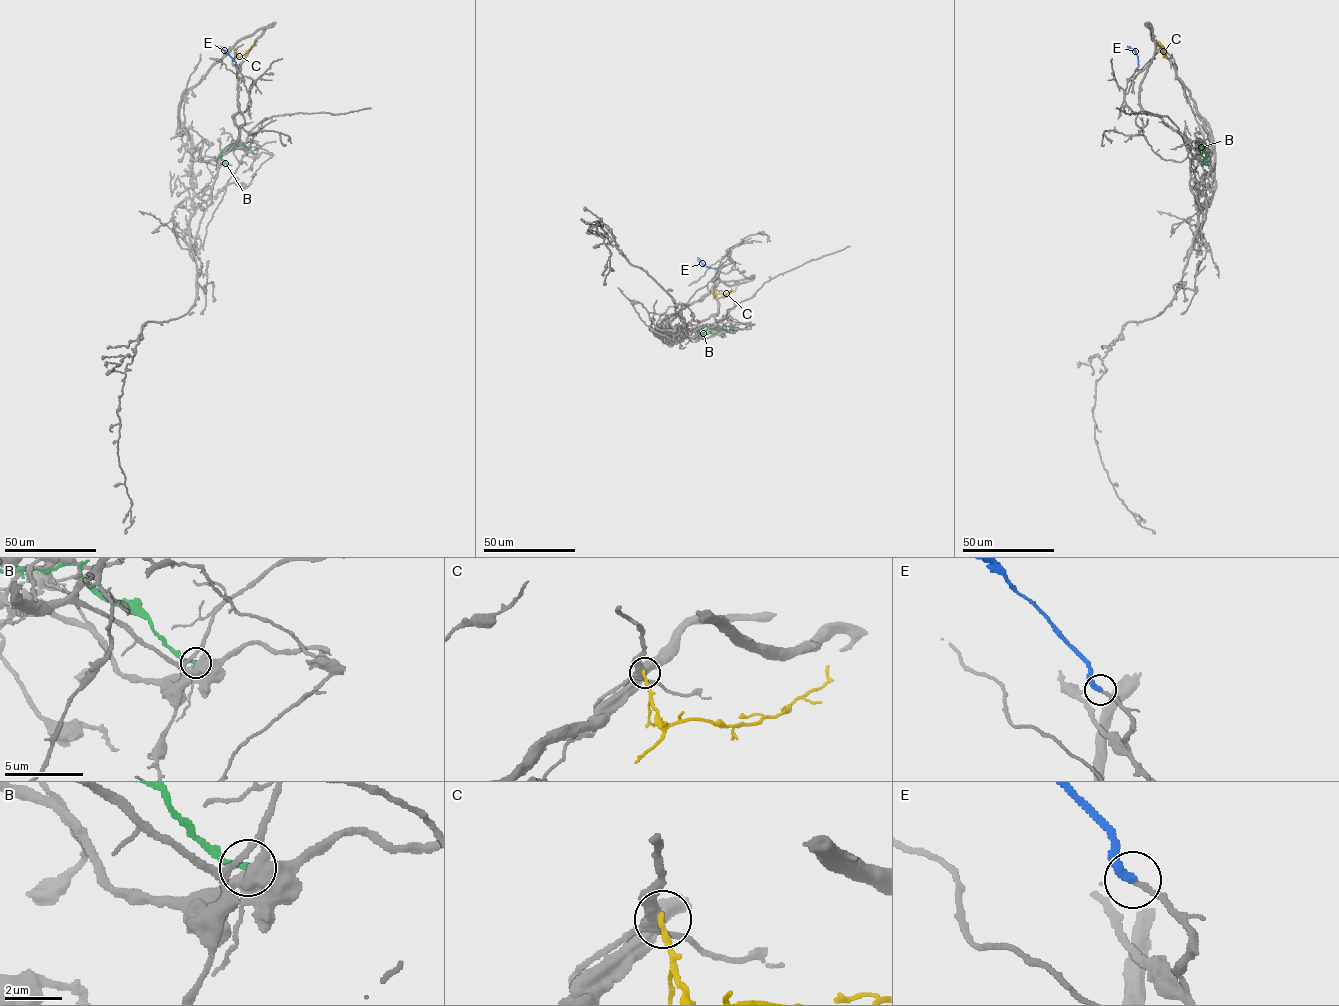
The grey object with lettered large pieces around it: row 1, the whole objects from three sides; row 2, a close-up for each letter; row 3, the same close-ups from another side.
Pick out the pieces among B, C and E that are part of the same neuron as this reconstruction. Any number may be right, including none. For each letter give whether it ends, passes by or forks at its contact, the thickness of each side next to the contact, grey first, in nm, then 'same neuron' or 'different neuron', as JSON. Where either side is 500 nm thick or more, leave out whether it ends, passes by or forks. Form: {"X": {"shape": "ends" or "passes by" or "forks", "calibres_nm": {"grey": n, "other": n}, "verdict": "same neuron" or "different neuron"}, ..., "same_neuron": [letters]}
{"B": {"shape": "ends", "calibres_nm": {"grey": 480, "other": 220}, "verdict": "different neuron"}, "C": {"shape": "ends", "calibres_nm": {"grey": 360, "other": 200}, "verdict": "different neuron"}, "E": {"shape": "ends", "calibres_nm": {"grey": 180, "other": 300}, "verdict": "same neuron"}, "same_neuron": ["E"]}

